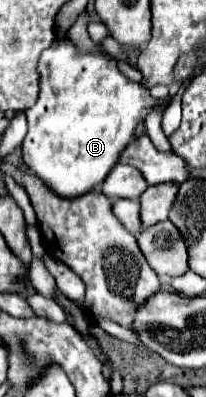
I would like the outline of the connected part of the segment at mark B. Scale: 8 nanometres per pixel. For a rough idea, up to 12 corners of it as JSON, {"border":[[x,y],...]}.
{"border":[[106,54],[40,56],[22,160],[96,190],[160,100]]}

